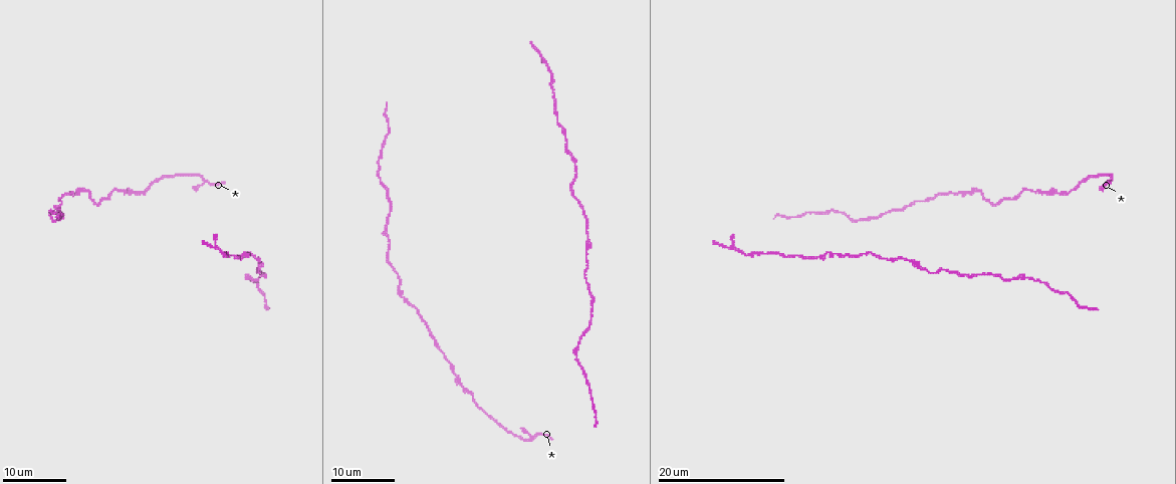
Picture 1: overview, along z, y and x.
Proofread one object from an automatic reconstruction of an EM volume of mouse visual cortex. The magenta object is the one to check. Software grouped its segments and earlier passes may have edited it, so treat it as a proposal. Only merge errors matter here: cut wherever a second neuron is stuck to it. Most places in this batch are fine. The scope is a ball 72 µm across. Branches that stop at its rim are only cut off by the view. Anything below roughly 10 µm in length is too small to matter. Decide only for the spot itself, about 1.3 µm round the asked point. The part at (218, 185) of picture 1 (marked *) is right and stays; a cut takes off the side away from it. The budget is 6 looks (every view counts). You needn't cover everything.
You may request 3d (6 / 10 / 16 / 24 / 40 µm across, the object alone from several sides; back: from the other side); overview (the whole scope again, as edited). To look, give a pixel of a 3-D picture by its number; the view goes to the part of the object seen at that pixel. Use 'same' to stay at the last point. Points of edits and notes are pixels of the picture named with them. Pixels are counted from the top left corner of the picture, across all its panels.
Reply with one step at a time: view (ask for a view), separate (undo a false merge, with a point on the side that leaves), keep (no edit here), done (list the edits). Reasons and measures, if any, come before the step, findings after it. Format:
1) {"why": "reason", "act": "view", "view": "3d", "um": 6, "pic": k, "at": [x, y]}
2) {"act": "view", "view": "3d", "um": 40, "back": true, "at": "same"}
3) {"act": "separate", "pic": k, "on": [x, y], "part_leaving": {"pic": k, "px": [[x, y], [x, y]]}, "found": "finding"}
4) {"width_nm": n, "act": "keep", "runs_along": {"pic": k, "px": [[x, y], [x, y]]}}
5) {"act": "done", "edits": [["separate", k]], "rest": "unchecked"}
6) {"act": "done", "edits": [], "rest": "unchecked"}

{"why": "thick turns thin", "act": "view", "view": "3d", "um": 16, "pic": 1, "at": [956, 193]}

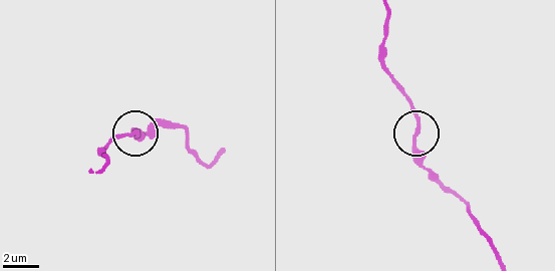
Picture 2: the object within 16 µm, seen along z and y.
{"act": "view", "view": "3d", "um": 6, "pic": 2, "at": [417, 130]}

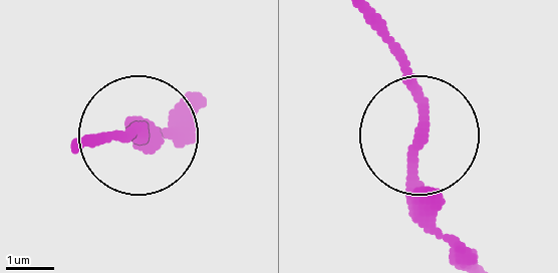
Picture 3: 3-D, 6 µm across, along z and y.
{"act": "keep", "runs_along": {"pic": 3, "px": [[185, 124], [100, 132]]}, "found": "all the same neuron"}

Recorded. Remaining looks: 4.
{"act": "view", "view": "3d", "um": 16, "pic": 1, "at": [885, 260]}

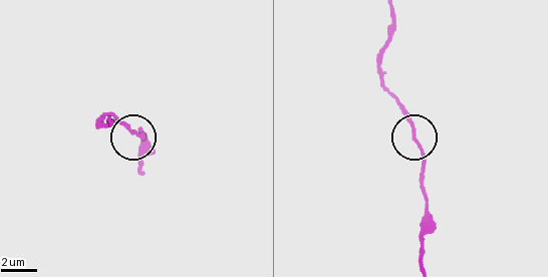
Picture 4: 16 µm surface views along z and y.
{"why": "zoom in", "act": "view", "view": "3d", "um": 6, "pic": 4, "at": [135, 135]}

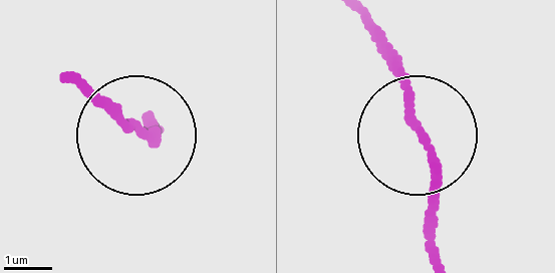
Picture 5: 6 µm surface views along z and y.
{"act": "keep", "runs_along": {"pic": 5, "px": [[433, 252], [429, 156], [384, 40]]}, "found": "one neuron here"}

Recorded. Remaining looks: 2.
{"why": "sudden change in width", "act": "view", "view": "3d", "um": 16, "pic": 1, "at": [414, 304]}

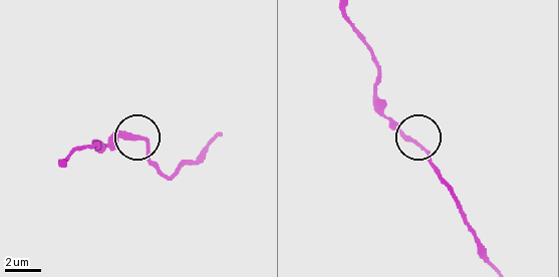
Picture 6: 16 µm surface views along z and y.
{"why": "closer look", "act": "view", "view": "3d", "um": 10, "pic": 6, "at": [416, 142]}

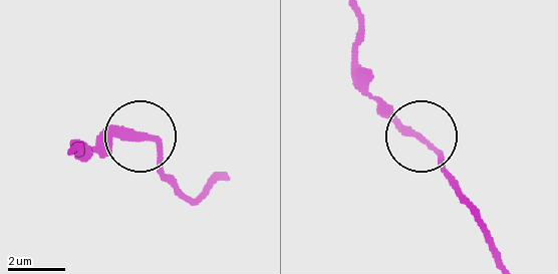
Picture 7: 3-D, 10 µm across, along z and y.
{"width_nm": 240, "act": "keep", "found": "one neuron here"}

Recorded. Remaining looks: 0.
{"act": "done", "edits": [], "rest": "unchecked"}

